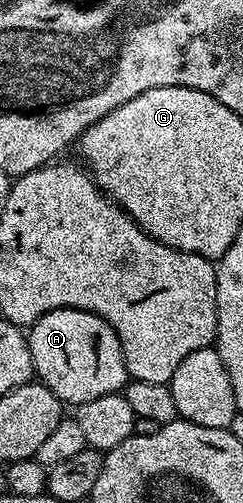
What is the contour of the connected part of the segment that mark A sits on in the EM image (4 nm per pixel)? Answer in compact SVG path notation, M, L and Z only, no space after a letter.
M85 310L46 312L27 331L28 347L35 377L69 407L98 400L98 396L118 394L129 381L128 369L118 336L97 314Z

